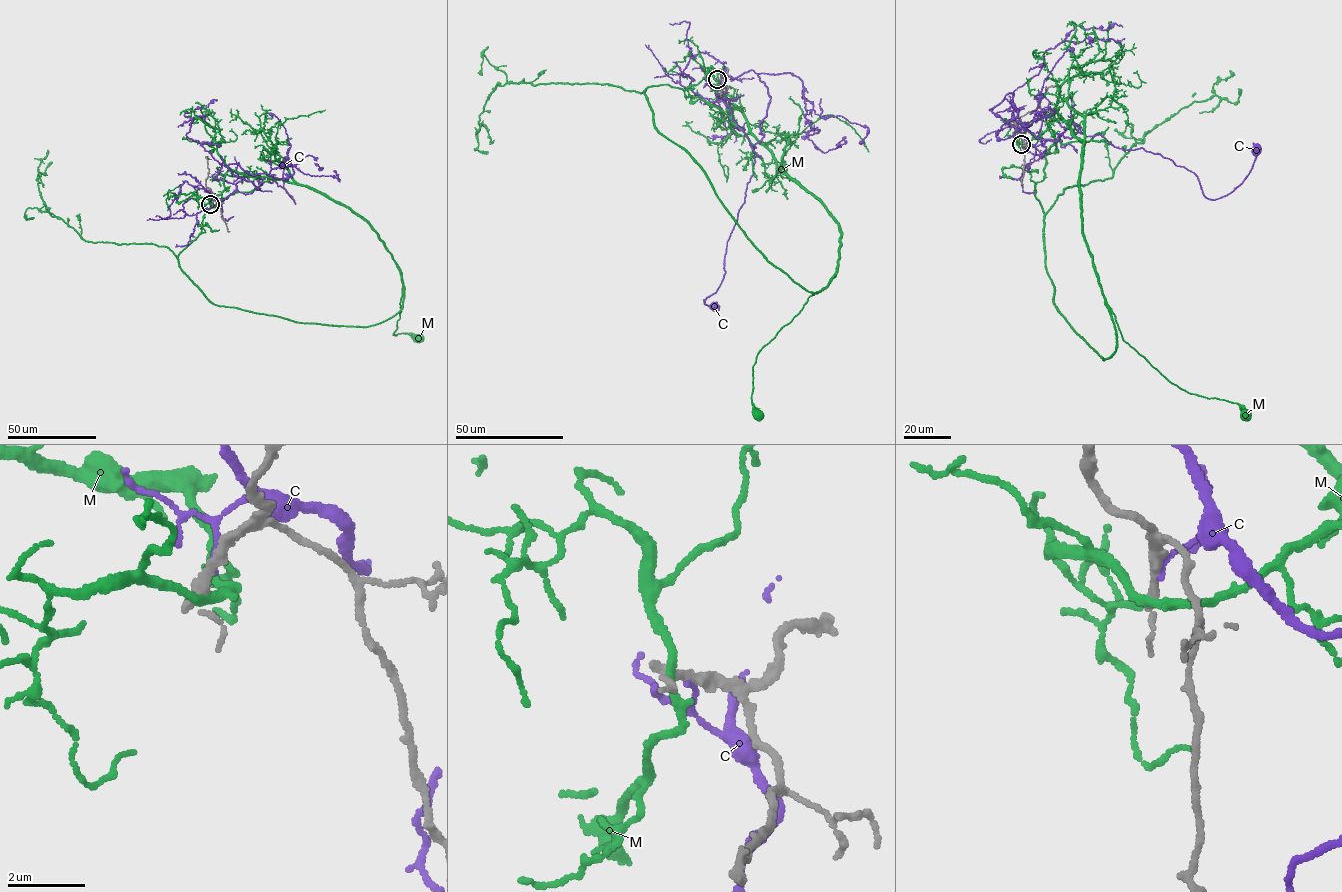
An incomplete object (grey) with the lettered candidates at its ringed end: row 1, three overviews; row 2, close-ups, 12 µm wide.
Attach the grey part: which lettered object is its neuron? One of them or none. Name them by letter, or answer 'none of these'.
none of these

